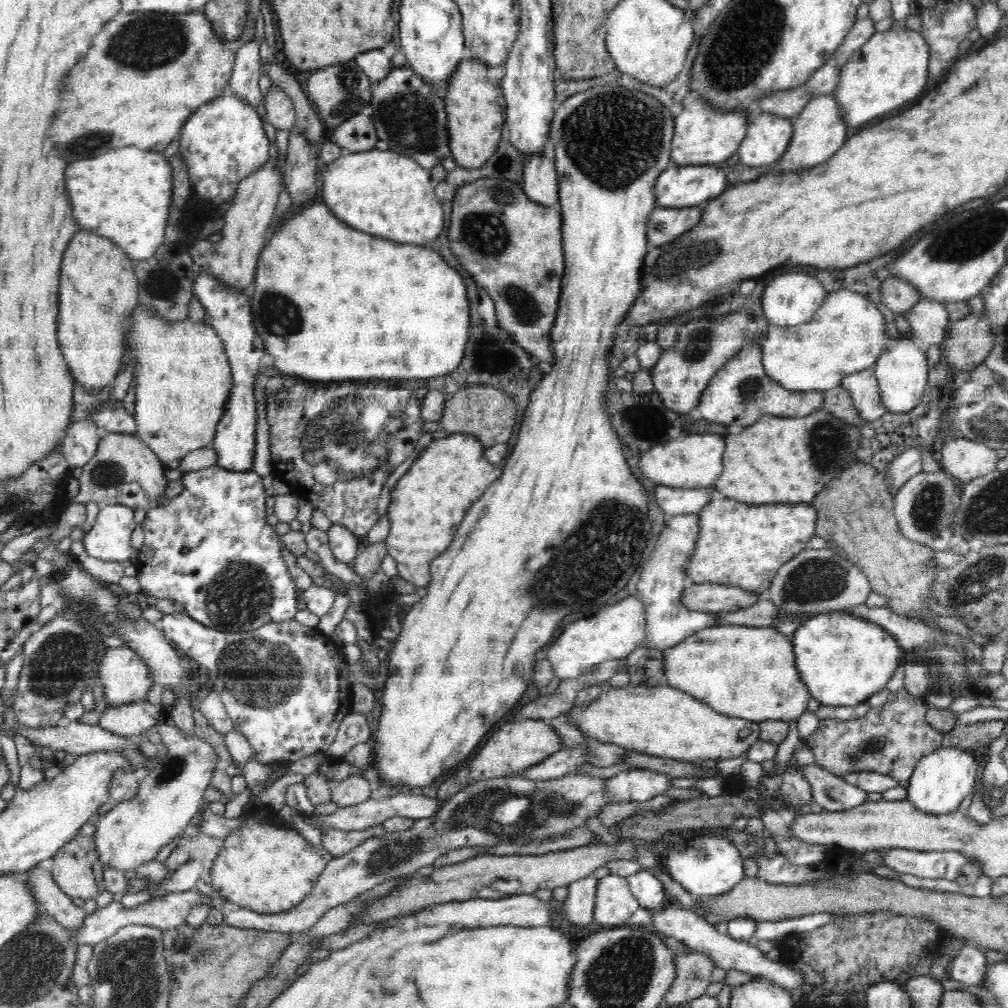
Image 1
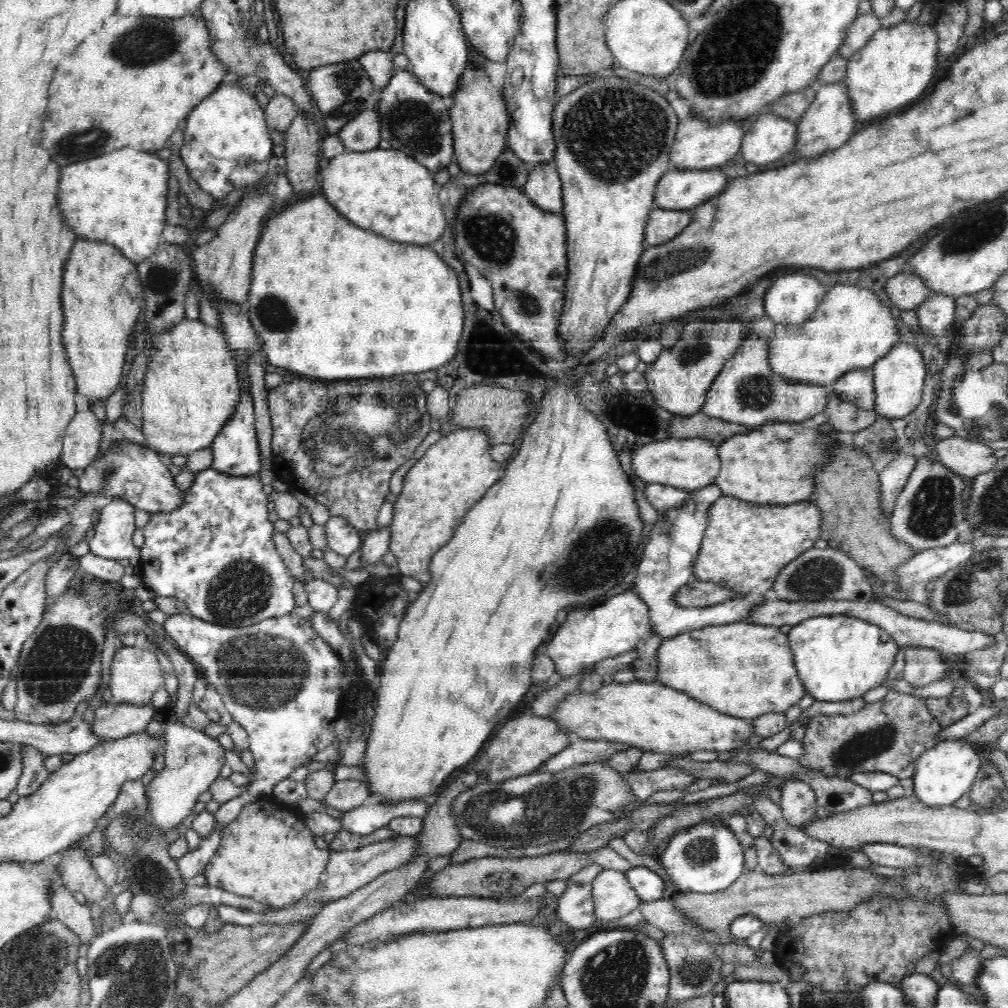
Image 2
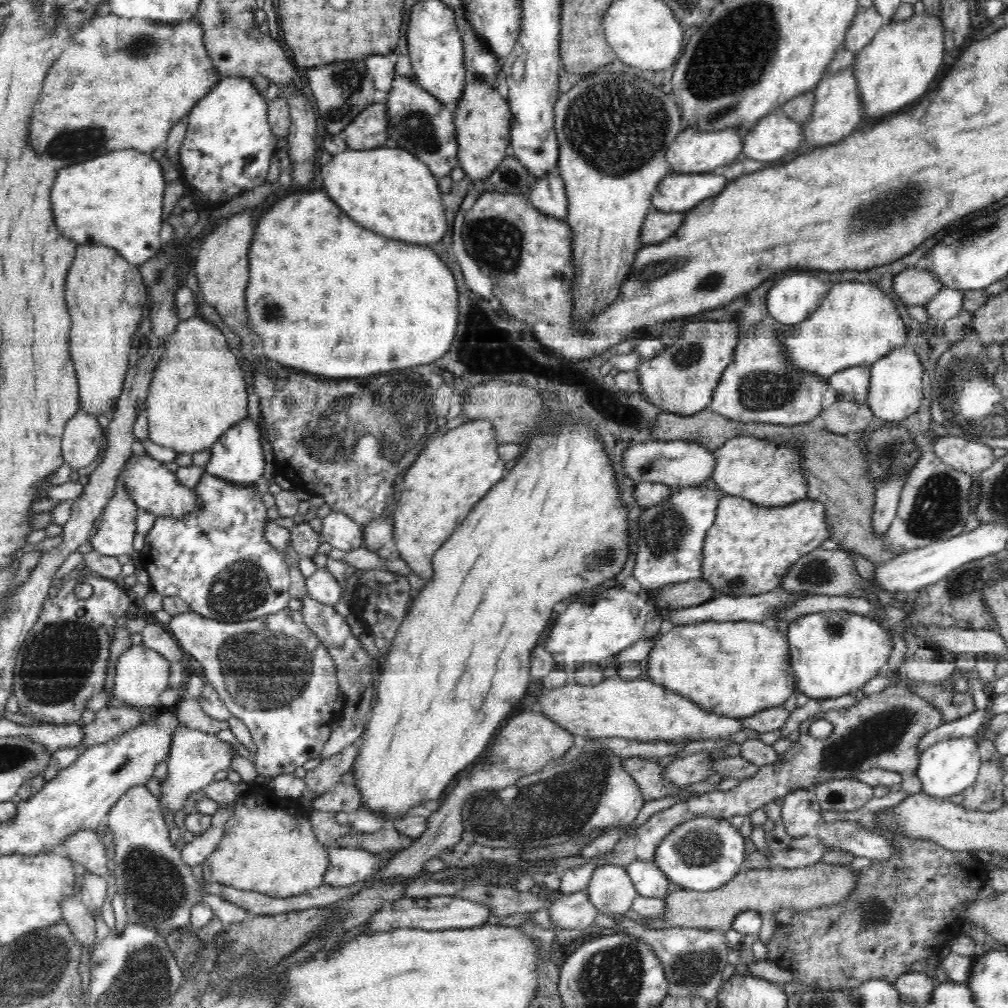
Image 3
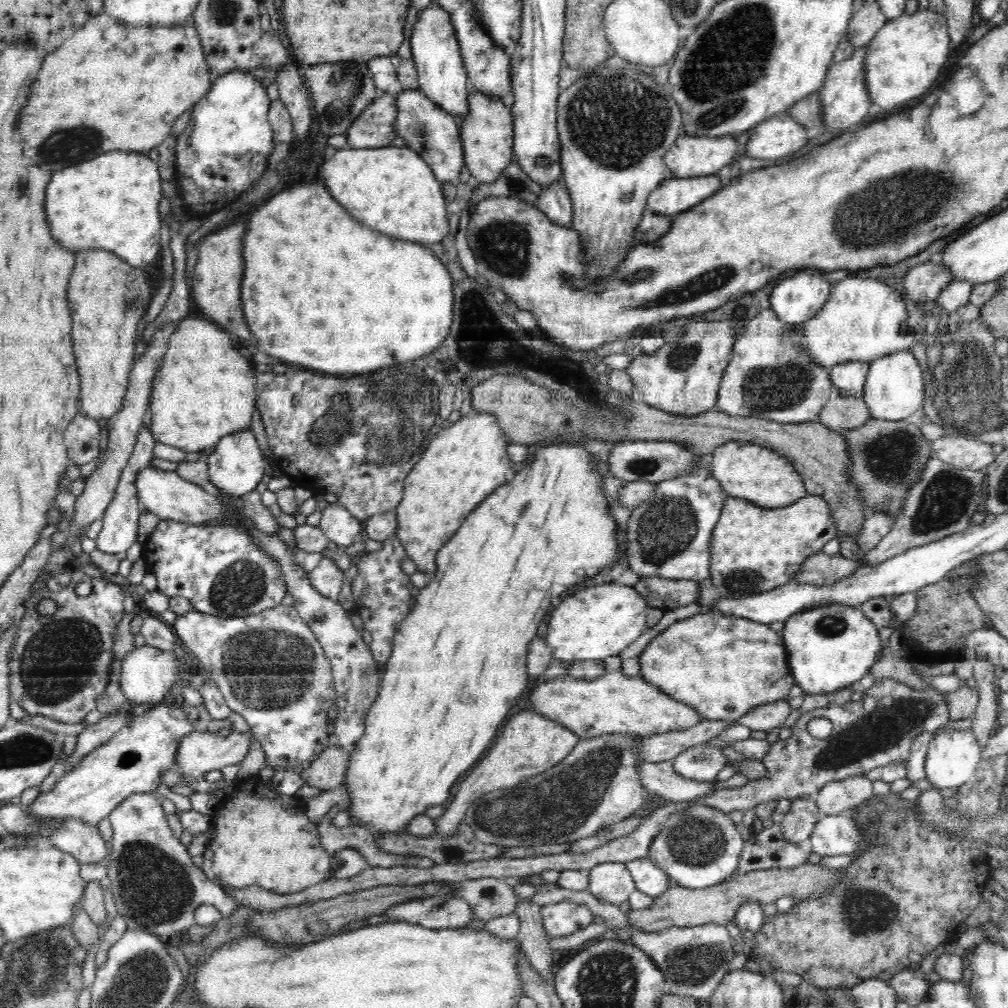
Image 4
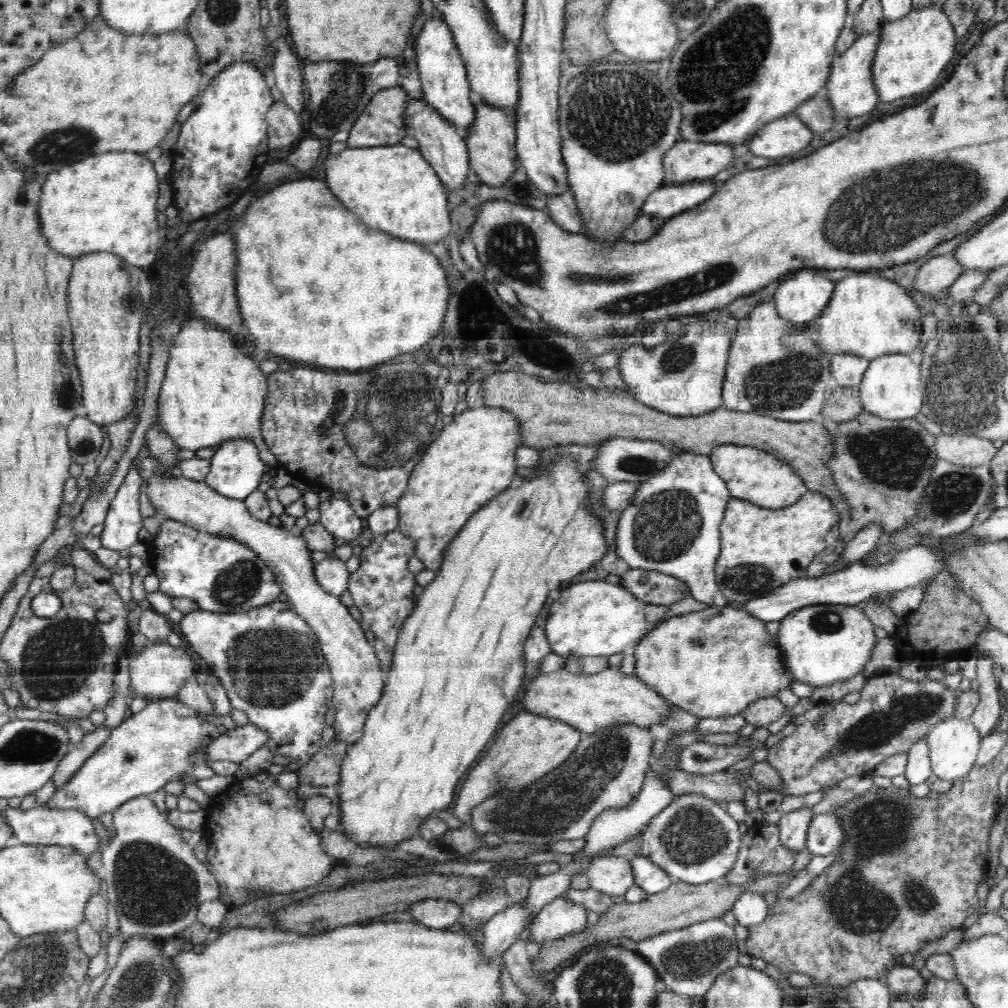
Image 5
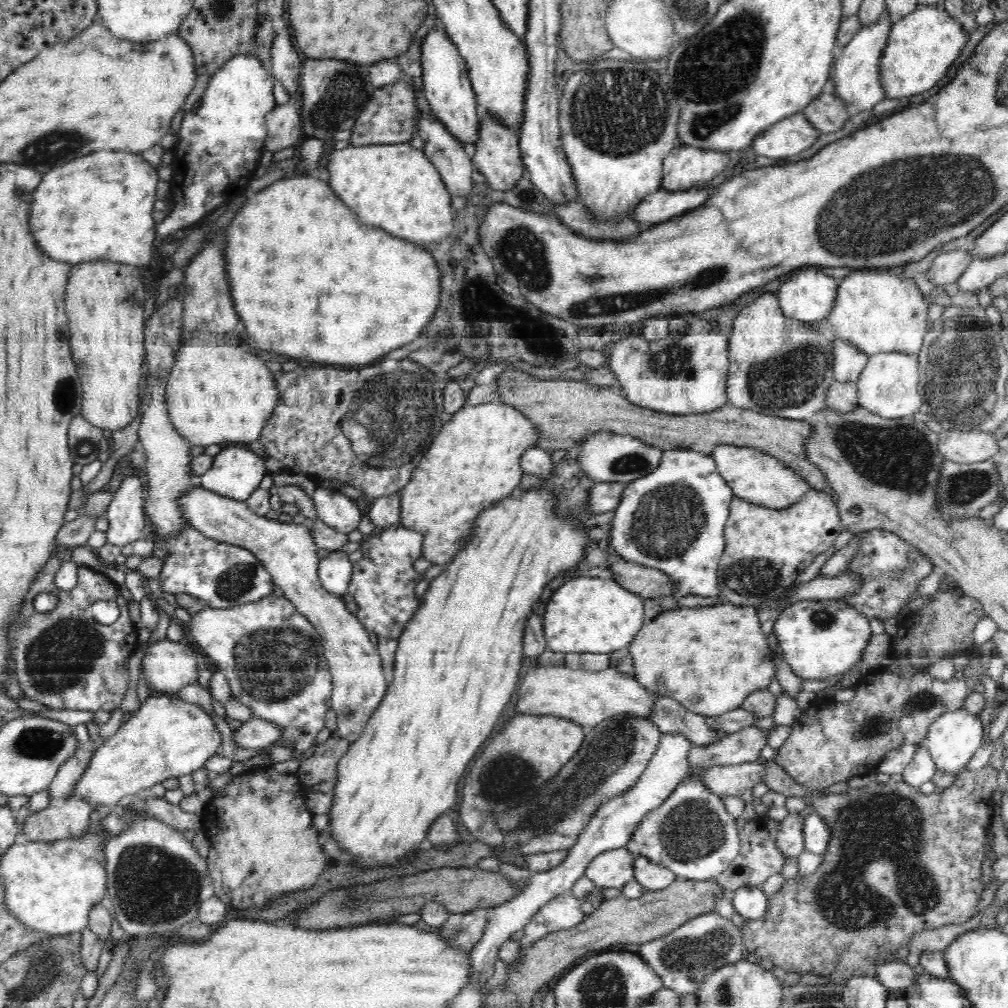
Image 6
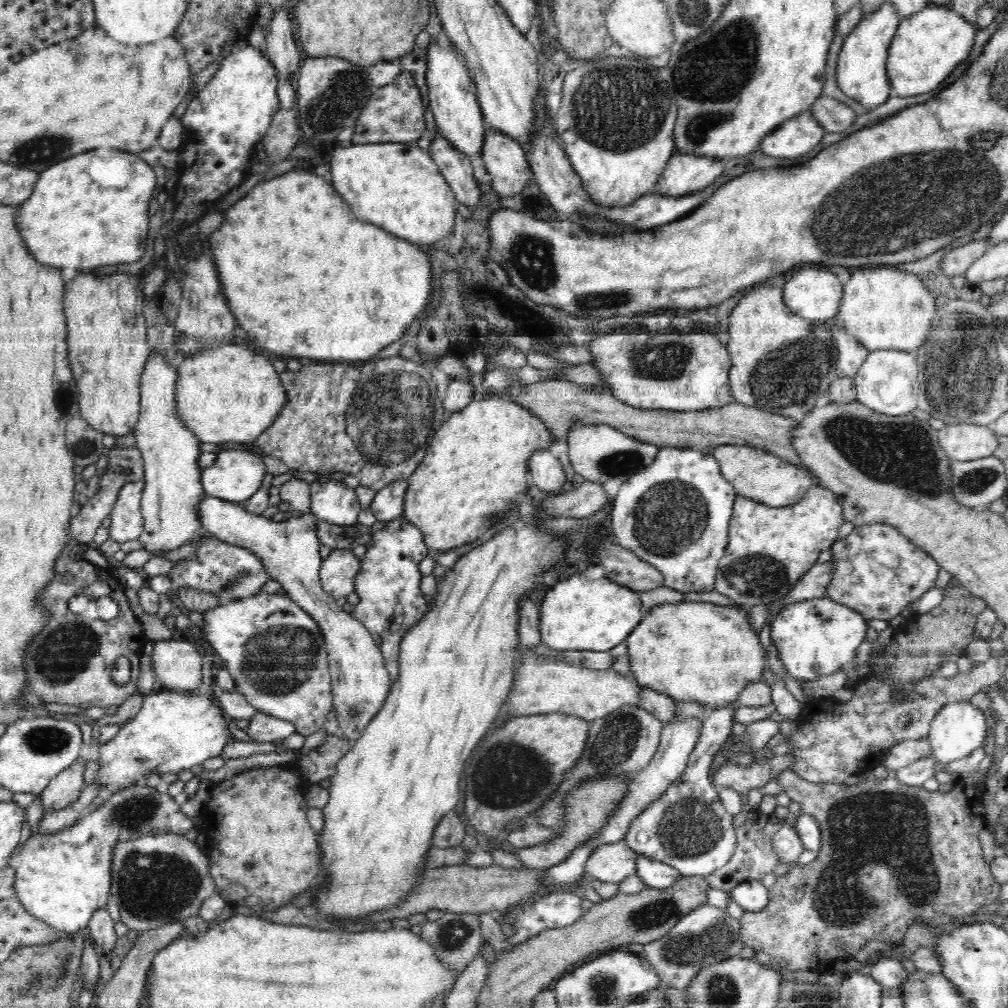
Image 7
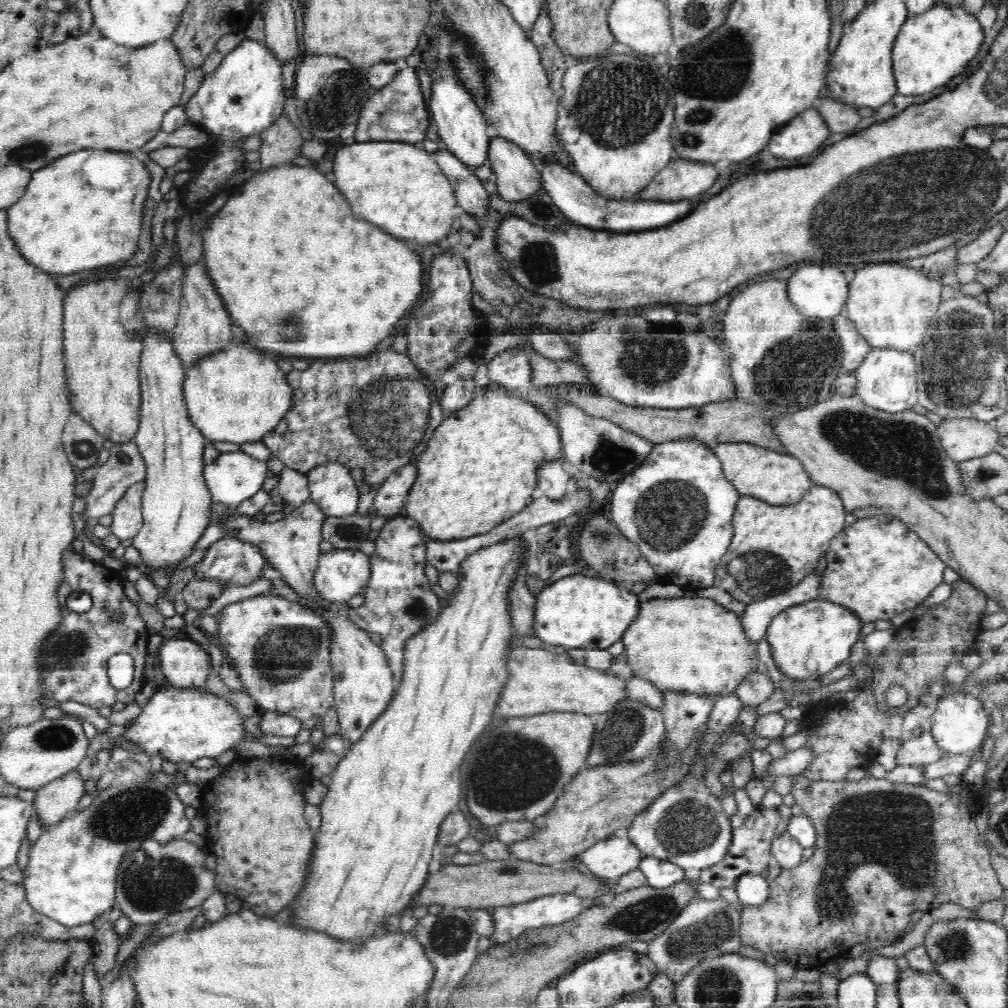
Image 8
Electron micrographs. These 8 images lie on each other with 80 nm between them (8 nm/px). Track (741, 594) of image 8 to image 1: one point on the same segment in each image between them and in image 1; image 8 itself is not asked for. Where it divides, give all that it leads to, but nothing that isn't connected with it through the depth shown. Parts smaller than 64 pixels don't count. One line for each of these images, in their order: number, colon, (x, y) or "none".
1: (744, 546)
2: (746, 545)
3: (747, 551)
4: (755, 549)
5: (762, 549)
6: (766, 549)
7: (769, 549)

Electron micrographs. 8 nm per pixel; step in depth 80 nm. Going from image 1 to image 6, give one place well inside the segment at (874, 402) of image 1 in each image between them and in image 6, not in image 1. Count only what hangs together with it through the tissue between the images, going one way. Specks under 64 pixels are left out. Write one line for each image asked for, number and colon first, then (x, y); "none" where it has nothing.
2: (857, 385)
3: (852, 384)
4: (849, 377)
5: (847, 369)
6: (849, 360)

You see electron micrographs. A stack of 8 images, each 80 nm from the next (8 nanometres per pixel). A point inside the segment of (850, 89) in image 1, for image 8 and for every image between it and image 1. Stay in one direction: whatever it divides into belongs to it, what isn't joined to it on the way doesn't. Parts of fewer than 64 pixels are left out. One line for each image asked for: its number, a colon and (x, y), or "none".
2: (896, 66)
3: (898, 66)
4: (905, 56)
5: (913, 51)
6: (921, 46)
7: (927, 46)
8: (932, 47)

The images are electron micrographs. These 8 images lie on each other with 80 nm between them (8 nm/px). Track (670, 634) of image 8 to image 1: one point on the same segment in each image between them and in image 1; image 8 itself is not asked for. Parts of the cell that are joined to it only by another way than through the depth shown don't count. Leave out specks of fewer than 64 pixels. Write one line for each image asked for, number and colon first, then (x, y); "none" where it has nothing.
1: (746, 672)
2: (745, 670)
3: (731, 668)
4: (723, 666)
5: (712, 663)
6: (711, 658)
7: (699, 651)

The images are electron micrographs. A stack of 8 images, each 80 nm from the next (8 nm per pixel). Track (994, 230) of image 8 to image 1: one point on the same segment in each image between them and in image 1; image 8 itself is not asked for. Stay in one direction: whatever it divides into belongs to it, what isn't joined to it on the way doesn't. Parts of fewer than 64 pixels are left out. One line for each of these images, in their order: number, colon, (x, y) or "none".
1: (899, 296)
2: (905, 291)
3: (912, 287)
4: (923, 283)
5: (939, 272)
6: (946, 268)
7: (956, 262)

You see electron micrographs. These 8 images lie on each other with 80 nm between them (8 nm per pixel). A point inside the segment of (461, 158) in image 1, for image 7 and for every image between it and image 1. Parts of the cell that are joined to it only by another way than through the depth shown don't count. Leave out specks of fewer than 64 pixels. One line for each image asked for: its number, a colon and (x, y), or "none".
2: (480, 119)
3: (483, 119)
4: (487, 132)
5: (491, 141)
6: (498, 157)
7: (506, 161)

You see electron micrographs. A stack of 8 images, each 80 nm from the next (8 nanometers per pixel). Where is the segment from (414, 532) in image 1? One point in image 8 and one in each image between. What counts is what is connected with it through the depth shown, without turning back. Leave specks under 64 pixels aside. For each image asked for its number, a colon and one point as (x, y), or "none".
2: (456, 471)
3: (459, 467)
4: (465, 462)
5: (472, 459)
6: (474, 462)
7: (475, 471)
8: (482, 463)

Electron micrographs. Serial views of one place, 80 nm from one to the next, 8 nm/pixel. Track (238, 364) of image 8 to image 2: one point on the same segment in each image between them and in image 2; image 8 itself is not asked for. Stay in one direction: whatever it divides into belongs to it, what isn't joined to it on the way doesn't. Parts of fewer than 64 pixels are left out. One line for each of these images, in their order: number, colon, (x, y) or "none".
2: (190, 392)
3: (197, 392)
4: (204, 390)
5: (209, 394)
6: (213, 397)
7: (225, 394)

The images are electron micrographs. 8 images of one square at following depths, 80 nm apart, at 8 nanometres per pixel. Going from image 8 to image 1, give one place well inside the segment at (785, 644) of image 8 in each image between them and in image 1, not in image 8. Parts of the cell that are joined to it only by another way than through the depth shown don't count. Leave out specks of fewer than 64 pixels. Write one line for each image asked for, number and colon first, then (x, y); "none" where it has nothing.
1: (842, 659)
2: (837, 657)
3: (835, 653)
4: (830, 647)
5: (821, 644)
6: (820, 639)
7: (815, 638)

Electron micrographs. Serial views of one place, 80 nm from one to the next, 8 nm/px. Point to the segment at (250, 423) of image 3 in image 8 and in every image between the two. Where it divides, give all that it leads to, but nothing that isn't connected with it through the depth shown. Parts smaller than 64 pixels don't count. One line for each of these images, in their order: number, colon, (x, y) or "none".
4: (236, 466)
5: (236, 469)
6: (236, 471)
7: (236, 475)
8: (233, 477)

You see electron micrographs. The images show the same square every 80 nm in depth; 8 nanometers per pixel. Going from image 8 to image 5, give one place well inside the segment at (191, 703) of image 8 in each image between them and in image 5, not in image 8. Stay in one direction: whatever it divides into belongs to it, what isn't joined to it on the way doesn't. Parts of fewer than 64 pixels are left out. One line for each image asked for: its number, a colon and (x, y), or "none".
5: (146, 750)
6: (166, 737)
7: (173, 731)

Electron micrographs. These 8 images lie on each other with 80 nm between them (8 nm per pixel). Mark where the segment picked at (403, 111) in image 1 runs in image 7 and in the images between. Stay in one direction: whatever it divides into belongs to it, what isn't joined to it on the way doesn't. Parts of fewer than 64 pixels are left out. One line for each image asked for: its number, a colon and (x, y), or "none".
2: (416, 121)
3: (421, 124)
4: (434, 134)
5: (443, 146)
6: (454, 166)
7: (456, 168)

